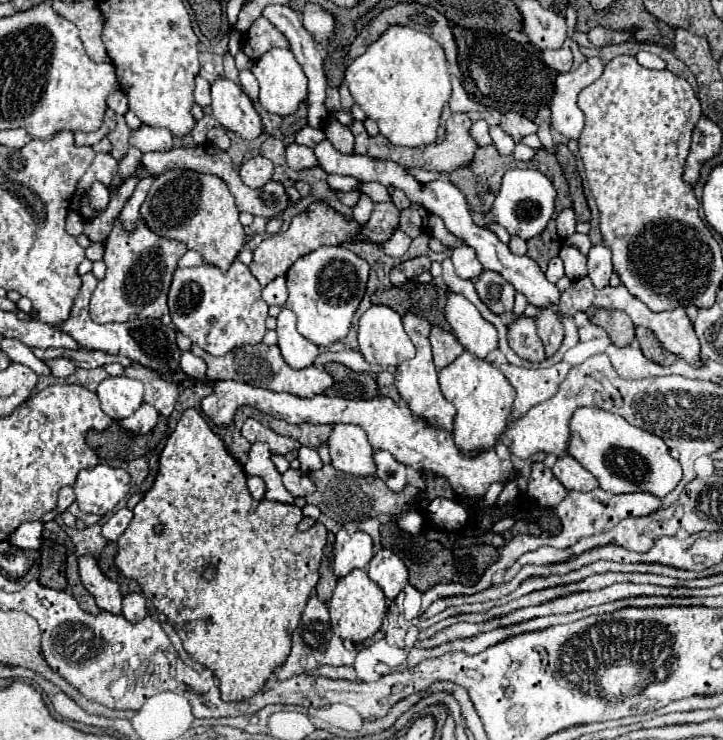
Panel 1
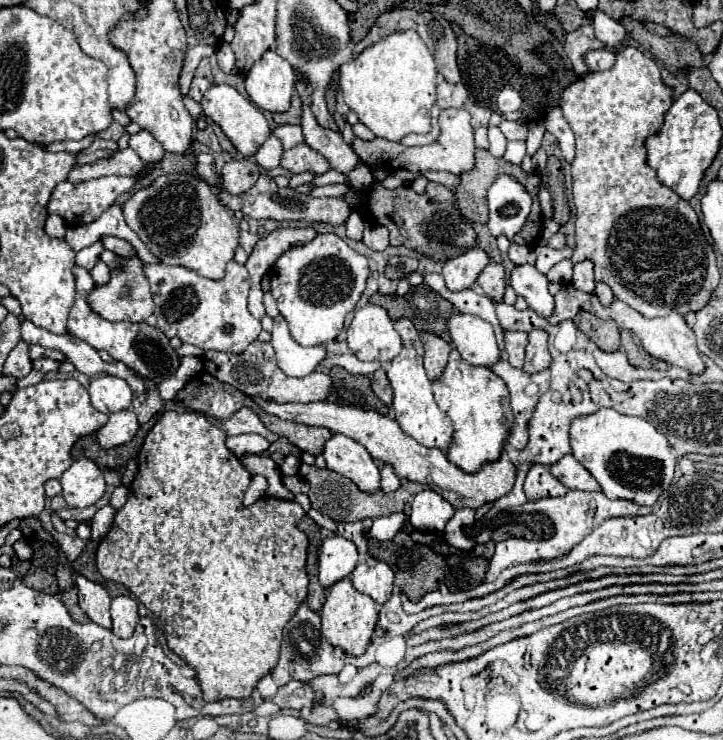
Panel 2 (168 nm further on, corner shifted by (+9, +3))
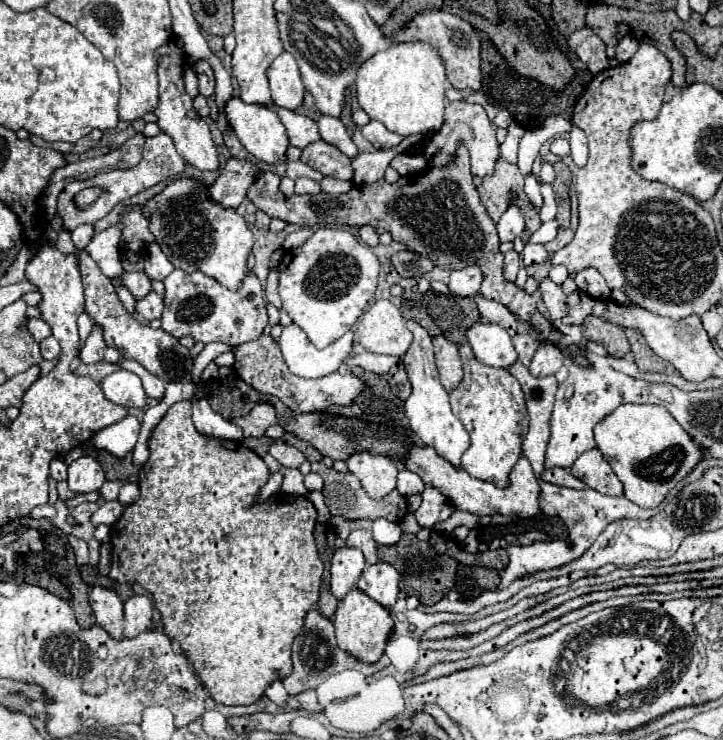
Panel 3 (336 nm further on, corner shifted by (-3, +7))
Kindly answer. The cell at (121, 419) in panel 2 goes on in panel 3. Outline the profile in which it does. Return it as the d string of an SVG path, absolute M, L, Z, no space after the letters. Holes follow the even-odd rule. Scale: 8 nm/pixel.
M126 416L124 420L96 432L90 446L96 450L106 450L116 458L124 458L136 444L140 432L140 422L136 416Z

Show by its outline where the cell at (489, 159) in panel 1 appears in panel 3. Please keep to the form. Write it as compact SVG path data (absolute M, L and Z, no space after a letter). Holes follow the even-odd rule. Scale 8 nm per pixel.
M500 158L496 162L496 174L484 176L484 182L478 188L478 192L480 192L482 204L486 206L490 218L494 222L500 220L500 216L506 212L508 204L516 204L526 222L524 232L522 232L522 242L528 242L530 236L540 228L540 218L532 210L532 204L526 198L522 186L524 186L524 176L520 174L518 166Z

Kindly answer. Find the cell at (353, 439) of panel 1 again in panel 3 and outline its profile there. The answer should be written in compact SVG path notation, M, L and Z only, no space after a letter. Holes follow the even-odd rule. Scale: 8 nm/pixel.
M368 452L352 454L346 460L350 472L360 480L370 498L380 500L396 488L398 468L386 456L374 456Z

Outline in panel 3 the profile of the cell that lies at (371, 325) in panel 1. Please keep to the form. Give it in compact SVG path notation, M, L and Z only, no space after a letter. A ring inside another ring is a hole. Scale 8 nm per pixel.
M378 300L372 304L356 328L356 338L366 350L390 356L406 354L412 342L406 320L390 300Z

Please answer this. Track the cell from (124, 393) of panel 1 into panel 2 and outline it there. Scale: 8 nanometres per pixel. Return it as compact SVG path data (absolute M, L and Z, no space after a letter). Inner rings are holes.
M110 374L94 378L88 386L88 392L92 398L92 406L104 414L112 414L128 408L134 396L126 380Z

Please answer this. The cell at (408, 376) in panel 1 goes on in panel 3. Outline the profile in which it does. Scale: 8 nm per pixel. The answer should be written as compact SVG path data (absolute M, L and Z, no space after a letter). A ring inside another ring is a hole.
M405 320L406 327L414 334L414 340L412 340L412 344L410 344L410 348L408 348L406 356L404 356L404 366L406 366L408 378L412 382L412 394L404 402L404 410L406 410L406 416L410 420L410 428L420 436L420 440L426 446L434 448L452 466L460 468L460 458L470 448L470 436L464 430L462 422L450 410L448 392L440 384L440 378L438 378L438 372L436 372L436 364L434 364L432 338L428 336L428 332L416 320Z

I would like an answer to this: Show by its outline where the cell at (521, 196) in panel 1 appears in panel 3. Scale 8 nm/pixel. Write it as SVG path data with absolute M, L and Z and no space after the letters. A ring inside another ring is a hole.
M510 206L498 220L500 242L512 242L516 236L522 234L522 230L524 230L524 218L516 206Z

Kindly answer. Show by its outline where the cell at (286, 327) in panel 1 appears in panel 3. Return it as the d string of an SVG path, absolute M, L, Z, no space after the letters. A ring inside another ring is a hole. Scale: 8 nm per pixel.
M296 324L286 326L278 340L288 370L302 378L322 378L332 372L338 372L344 376L353 374L345 361L352 352L353 342L354 332L348 330L342 338L332 342L328 348L318 350L306 338L302 328L298 328Z

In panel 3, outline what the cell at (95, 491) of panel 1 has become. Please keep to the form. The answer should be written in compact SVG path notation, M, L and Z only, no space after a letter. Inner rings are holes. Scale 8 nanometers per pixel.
M82 456L68 466L68 488L74 494L96 492L104 484L104 470L92 456Z

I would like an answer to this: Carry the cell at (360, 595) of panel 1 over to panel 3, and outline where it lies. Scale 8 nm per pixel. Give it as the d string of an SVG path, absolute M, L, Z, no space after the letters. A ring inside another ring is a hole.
M358 588L350 590L346 594L346 598L338 602L338 608L336 608L336 614L334 614L338 648L356 656L364 664L374 664L374 662L380 660L380 656L384 654L384 646L388 642L392 626L394 626L394 622L390 618L390 612L386 608L382 608L378 602L374 602L372 598L368 598Z

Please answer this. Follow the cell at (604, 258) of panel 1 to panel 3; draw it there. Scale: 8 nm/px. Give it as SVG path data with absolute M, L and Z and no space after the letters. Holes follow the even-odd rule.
M586 268L586 270L578 272L576 278L574 278L574 282L576 282L578 290L586 292L588 296L592 296L596 300L608 300L610 298L608 284L604 282L602 274L598 270L594 270L594 268Z

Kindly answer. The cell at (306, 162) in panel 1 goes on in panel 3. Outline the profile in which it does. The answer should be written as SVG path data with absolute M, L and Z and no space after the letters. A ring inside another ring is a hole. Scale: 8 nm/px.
M318 140L302 150L304 164L312 166L314 170L322 172L324 176L332 176L338 180L352 180L354 170L352 170L352 158L344 156L336 146Z

